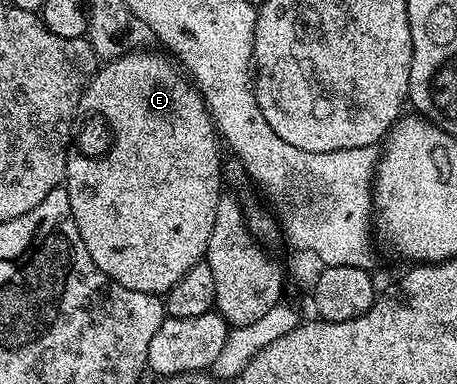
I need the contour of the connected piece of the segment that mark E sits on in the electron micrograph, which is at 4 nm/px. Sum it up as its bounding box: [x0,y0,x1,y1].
[64,50,224,294]

